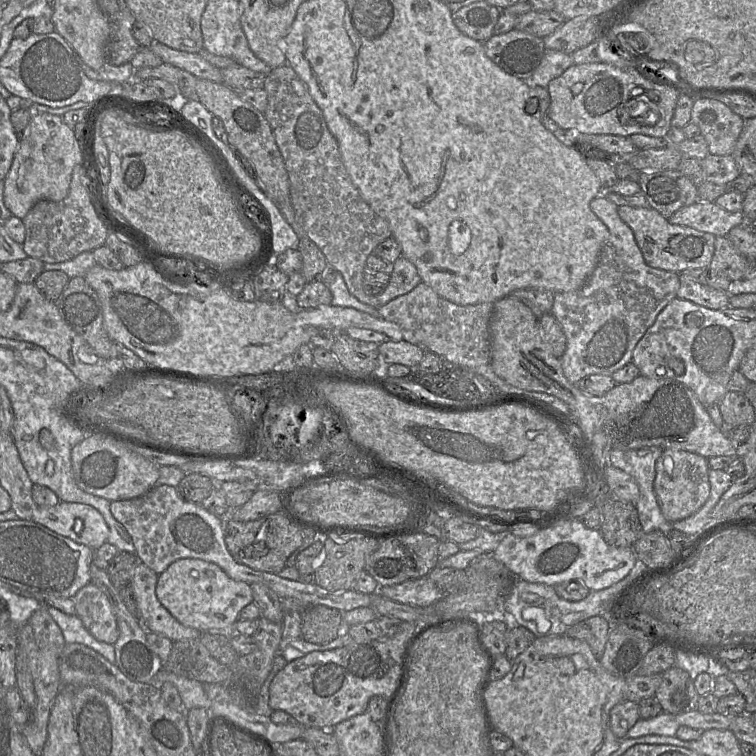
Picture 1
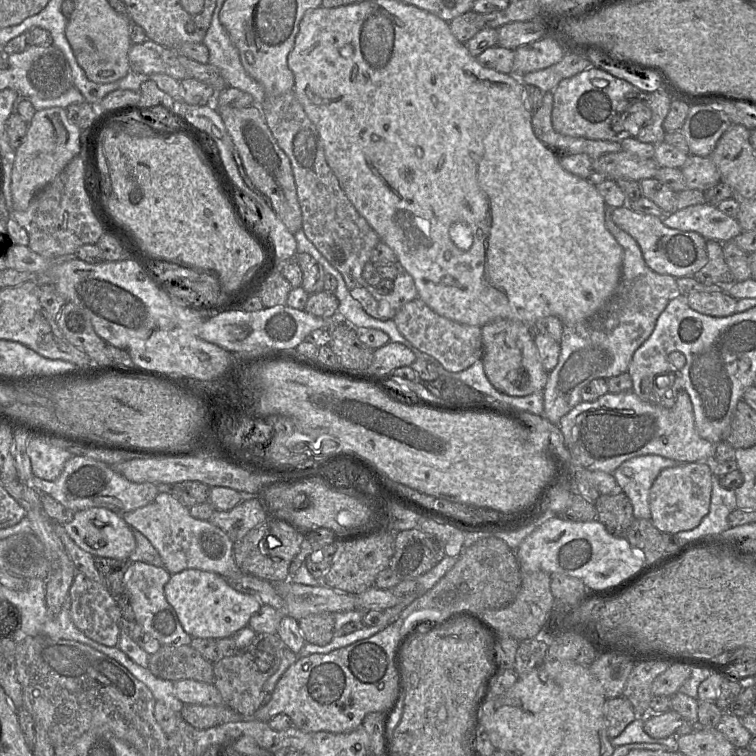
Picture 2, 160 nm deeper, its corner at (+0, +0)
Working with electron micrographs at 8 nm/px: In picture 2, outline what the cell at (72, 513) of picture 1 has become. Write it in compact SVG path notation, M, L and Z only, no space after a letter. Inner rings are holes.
M89 508L75 512L73 520L64 524L64 528L82 550L94 557L127 560L136 548L135 537L122 515L106 508Z

